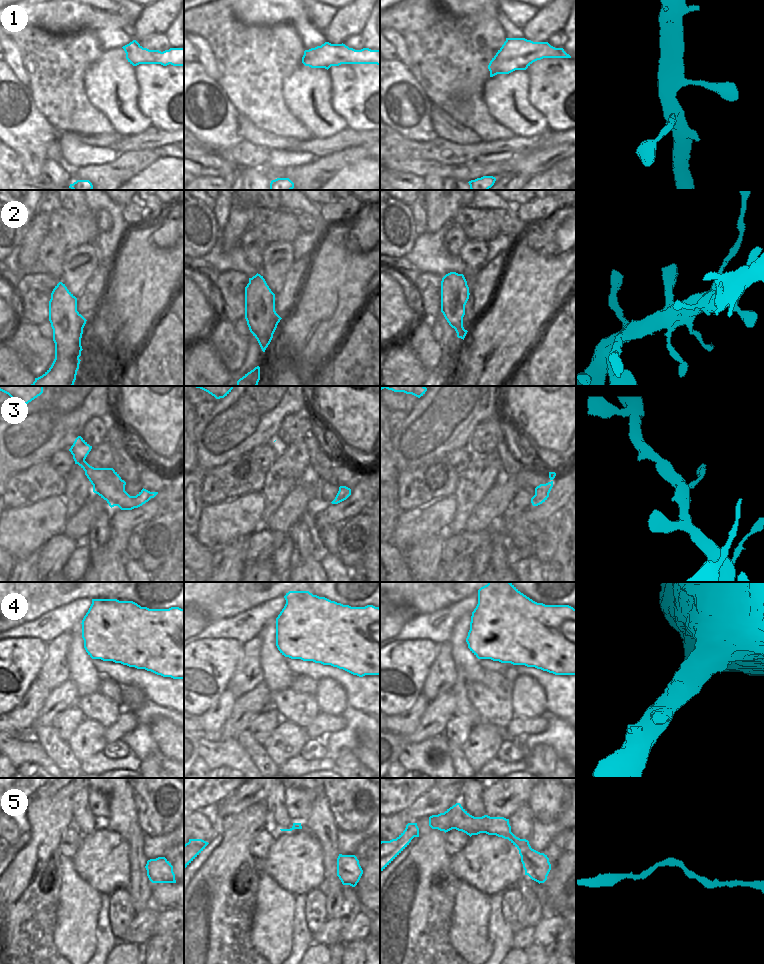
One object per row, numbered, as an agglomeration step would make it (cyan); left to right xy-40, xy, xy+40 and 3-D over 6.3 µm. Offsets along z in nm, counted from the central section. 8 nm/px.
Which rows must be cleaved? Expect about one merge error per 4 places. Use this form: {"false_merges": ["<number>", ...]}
{"false_merges": []}

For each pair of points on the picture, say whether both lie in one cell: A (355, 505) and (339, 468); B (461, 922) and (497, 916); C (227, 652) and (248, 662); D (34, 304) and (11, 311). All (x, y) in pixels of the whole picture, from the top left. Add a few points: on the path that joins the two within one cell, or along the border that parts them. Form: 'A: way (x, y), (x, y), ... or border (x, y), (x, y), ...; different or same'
A: border (360, 472), (360, 478), (351, 490); different
B: border (488, 897), (489, 941); different
C: border (242, 645), (242, 655), (230, 680); different
D: border (16, 301), (18, 318); different

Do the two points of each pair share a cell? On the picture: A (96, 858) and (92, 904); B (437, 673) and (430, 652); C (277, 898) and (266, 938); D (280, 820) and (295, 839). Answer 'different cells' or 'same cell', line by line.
A: different cells
B: different cells
C: same cell
D: different cells

